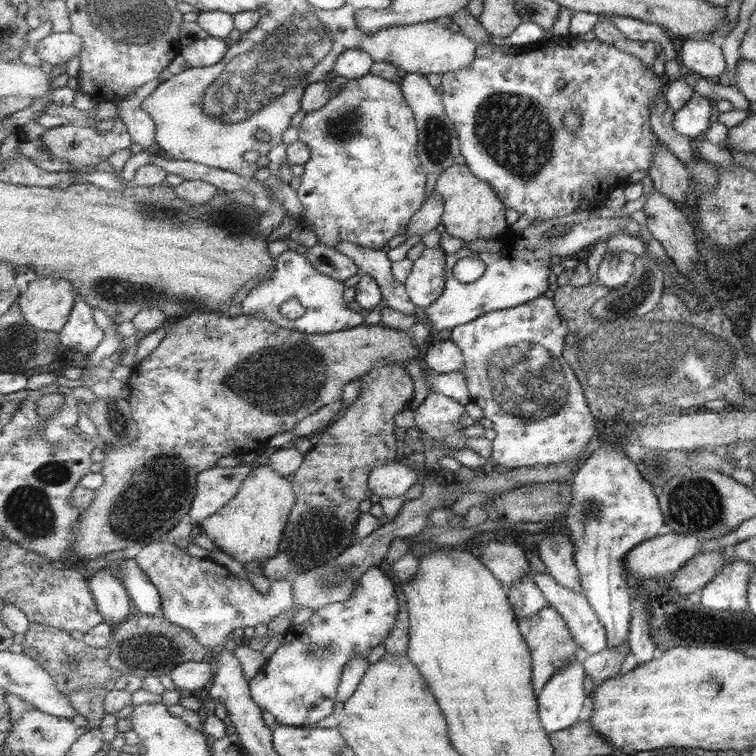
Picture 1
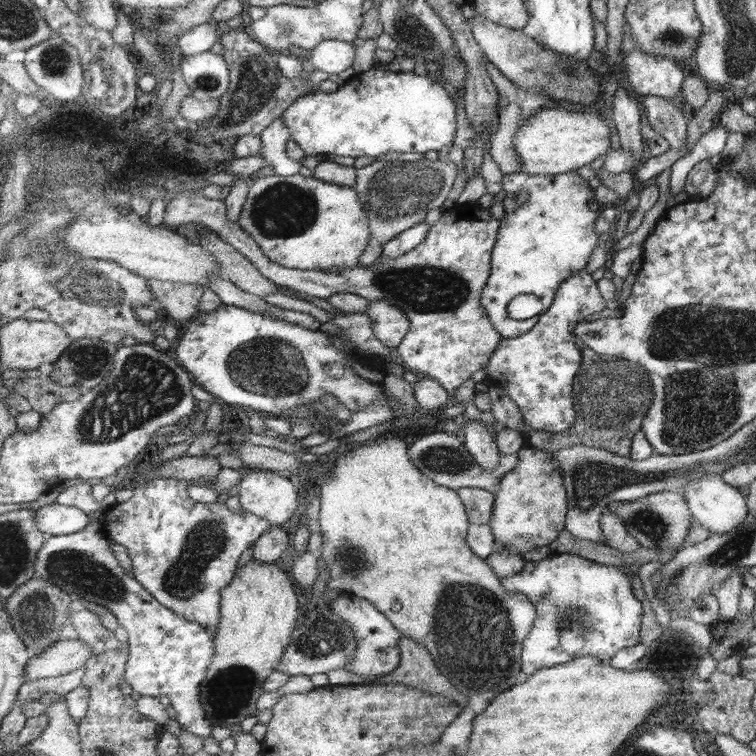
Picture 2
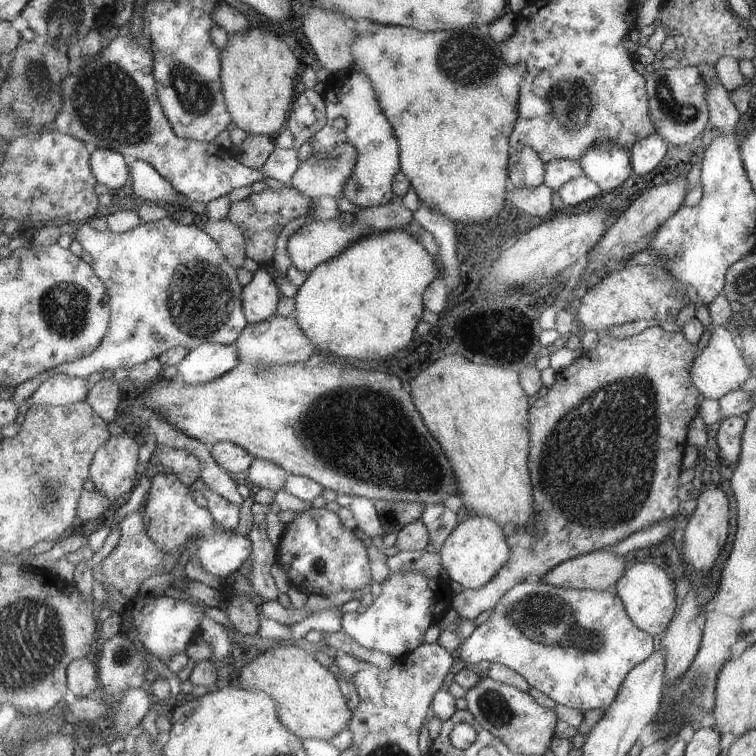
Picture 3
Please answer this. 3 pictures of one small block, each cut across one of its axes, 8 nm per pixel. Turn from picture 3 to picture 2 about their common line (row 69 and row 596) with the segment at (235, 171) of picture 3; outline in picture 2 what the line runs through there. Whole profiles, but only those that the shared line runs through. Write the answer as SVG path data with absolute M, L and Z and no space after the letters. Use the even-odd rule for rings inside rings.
M101 520L75 534L50 535L37 555L35 572L77 599L83 597L104 606L127 630L130 656L125 665L125 682L131 686L134 697L167 696L183 730L203 740L212 737L213 724L203 712L202 684L215 658L214 633L160 603L115 558L109 539Z

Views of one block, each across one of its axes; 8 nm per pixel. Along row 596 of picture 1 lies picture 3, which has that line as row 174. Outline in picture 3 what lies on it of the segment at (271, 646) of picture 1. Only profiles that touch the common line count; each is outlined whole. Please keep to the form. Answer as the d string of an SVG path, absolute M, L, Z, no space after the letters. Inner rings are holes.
M349 143L338 144L332 151L322 154L312 154L295 172L291 179L292 186L299 189L306 197L313 199L323 197L341 198L343 187L349 180L358 161L355 146Z

